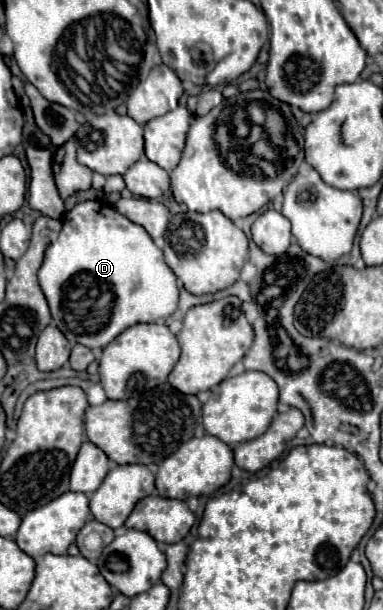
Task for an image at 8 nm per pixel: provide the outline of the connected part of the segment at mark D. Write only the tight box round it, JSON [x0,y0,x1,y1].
[39,200,179,348]

